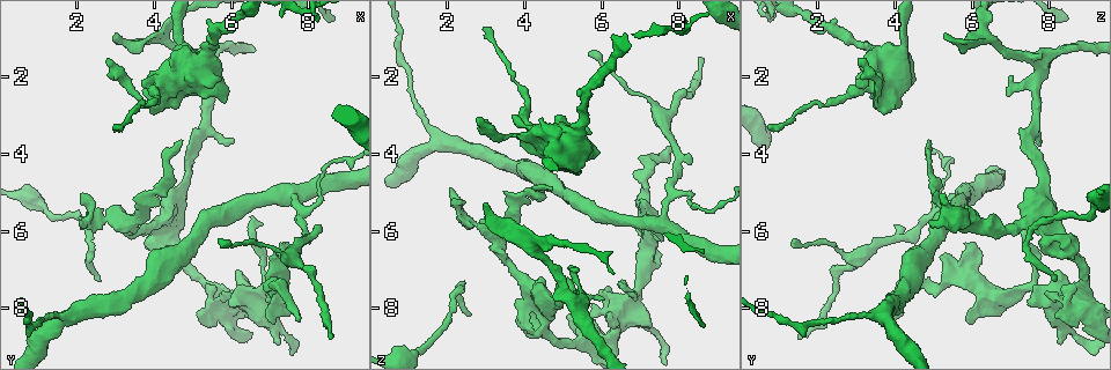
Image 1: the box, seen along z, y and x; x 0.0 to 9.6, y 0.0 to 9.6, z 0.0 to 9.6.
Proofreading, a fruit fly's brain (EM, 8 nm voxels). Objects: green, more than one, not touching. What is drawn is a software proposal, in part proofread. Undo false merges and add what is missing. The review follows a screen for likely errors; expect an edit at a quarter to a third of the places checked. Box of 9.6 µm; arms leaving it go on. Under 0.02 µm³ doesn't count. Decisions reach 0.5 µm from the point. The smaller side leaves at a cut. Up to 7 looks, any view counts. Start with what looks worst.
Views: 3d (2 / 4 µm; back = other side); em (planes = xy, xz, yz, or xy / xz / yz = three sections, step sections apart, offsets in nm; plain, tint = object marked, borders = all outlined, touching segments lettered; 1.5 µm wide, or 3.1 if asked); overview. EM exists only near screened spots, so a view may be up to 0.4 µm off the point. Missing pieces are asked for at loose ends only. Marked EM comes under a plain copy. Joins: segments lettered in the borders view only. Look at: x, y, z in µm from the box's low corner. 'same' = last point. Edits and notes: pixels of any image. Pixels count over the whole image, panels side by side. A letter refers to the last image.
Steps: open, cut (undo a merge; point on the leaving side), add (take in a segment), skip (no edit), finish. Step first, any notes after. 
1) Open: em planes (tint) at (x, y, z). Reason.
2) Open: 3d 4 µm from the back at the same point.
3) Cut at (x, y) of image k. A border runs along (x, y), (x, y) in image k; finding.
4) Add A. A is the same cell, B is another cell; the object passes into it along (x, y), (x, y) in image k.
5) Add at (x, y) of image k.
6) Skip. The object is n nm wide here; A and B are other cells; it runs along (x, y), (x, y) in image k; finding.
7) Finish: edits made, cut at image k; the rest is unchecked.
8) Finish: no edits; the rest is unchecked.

Open: 3d 4 µm from the back at (7.70, 8.30, 3.95). Free end.

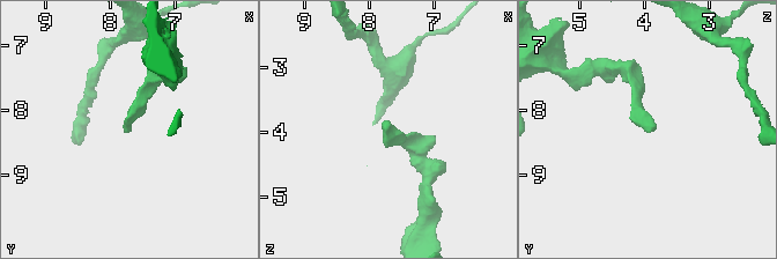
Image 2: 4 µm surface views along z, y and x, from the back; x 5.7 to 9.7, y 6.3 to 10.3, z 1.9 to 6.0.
Open: em planes (borders) at (7.75, 8.35, 3.95).

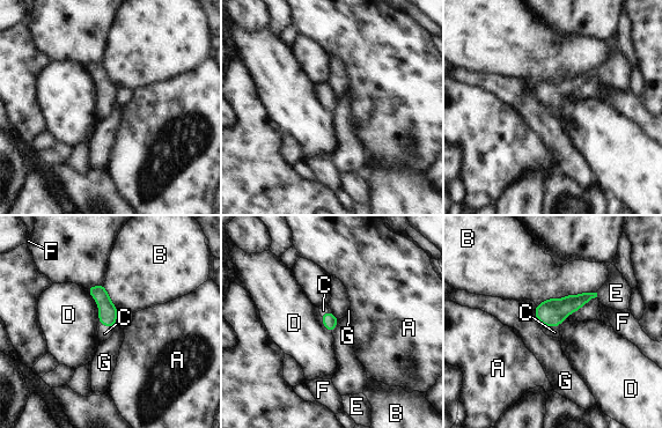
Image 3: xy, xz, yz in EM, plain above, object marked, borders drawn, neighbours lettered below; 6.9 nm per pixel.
Add C. The longest contact is with B, 440 nm; C is the same cell, A, B, D, E, F and G are other cells; the object passes into it along (551, 312), (551, 326), (554, 332) in image 3; it goes on there.

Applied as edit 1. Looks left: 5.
Open: overview.

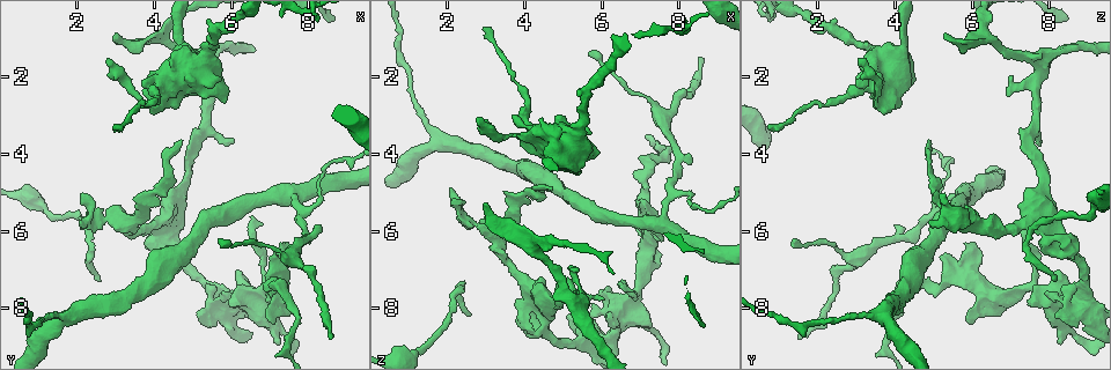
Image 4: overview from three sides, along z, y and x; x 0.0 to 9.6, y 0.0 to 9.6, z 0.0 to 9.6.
Open: 3d 2 µm at (6.95, 8.40, 6.00). Branch stops here.

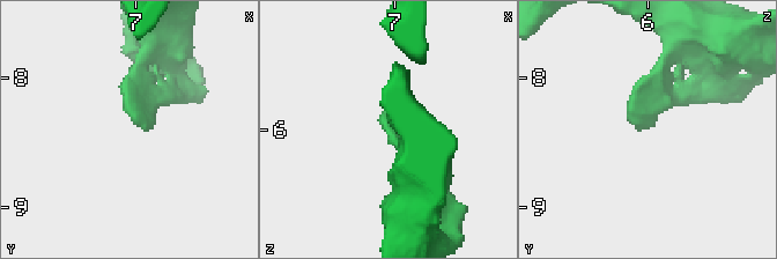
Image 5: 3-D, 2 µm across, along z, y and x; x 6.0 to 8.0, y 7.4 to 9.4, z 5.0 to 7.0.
Open: em yz step 8 (tint) at (7.00, 8.36, 5.92). Now the EM.

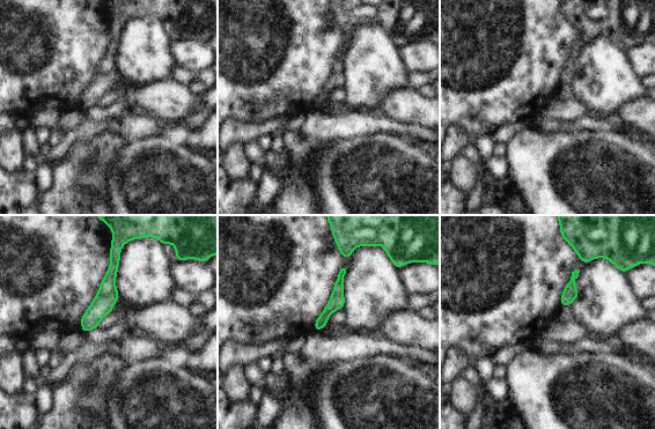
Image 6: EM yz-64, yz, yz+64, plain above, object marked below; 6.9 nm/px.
Open: em planes (borders) at the same point. Another direction.

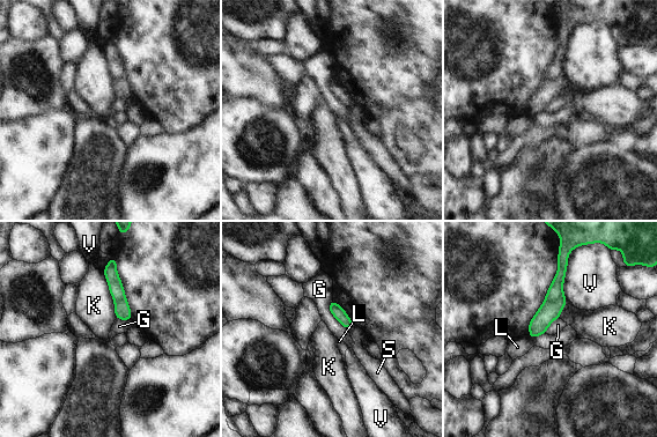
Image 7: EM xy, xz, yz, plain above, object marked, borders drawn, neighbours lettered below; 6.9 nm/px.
Skip. The longest contact is with K, 360 nm; G, K, L, S and V are other cells; it runs along (561, 271), (555, 301), (532, 334) in image 7; none of them fits.

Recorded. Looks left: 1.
Open: em planes (borders) at (2.85, 3.35, 0.75). Thin end.

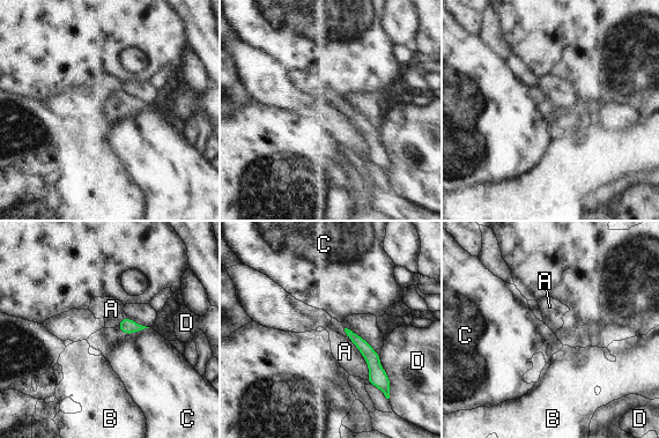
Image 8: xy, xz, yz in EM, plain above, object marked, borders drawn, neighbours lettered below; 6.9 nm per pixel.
Skip. A, B, C and D are other cells; it runs along (349, 333), (372, 358), (376, 381) in image 8; none of them fits.

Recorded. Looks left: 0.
Finish: edits made, add at image 3; the rest is unchecked.

